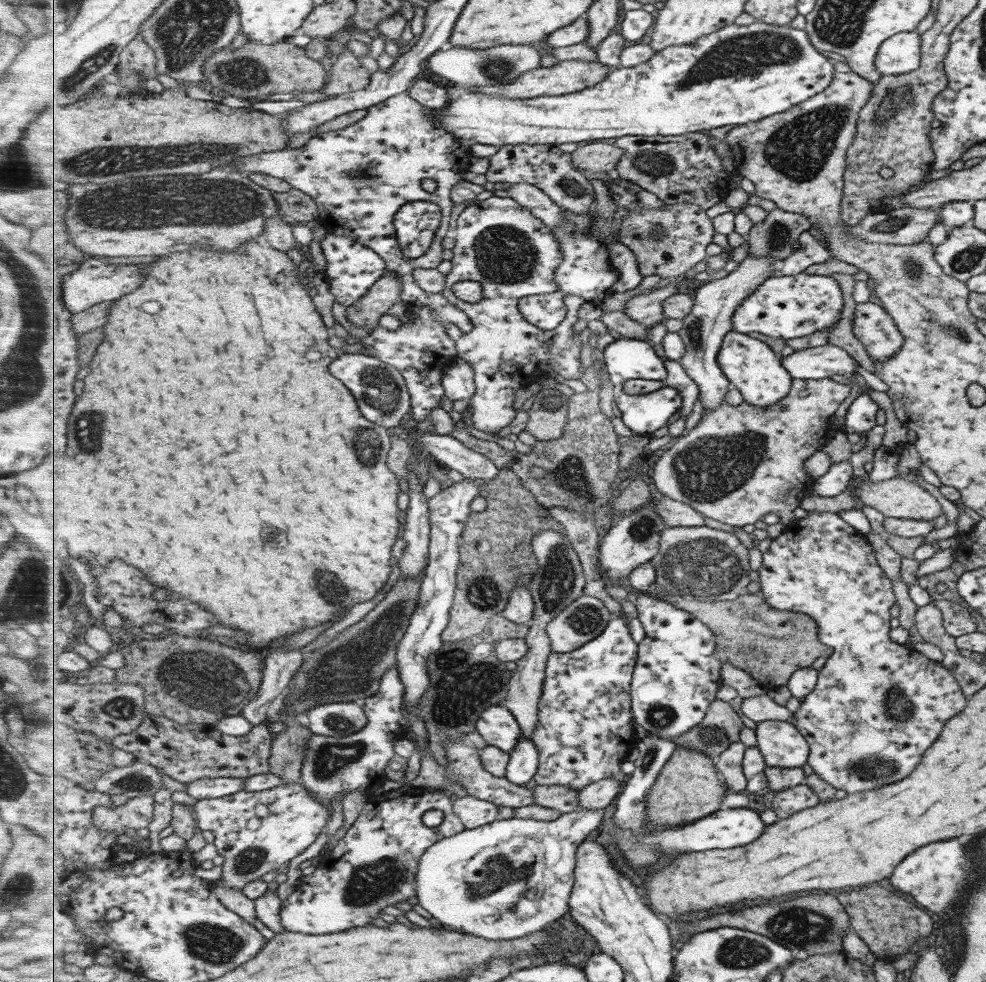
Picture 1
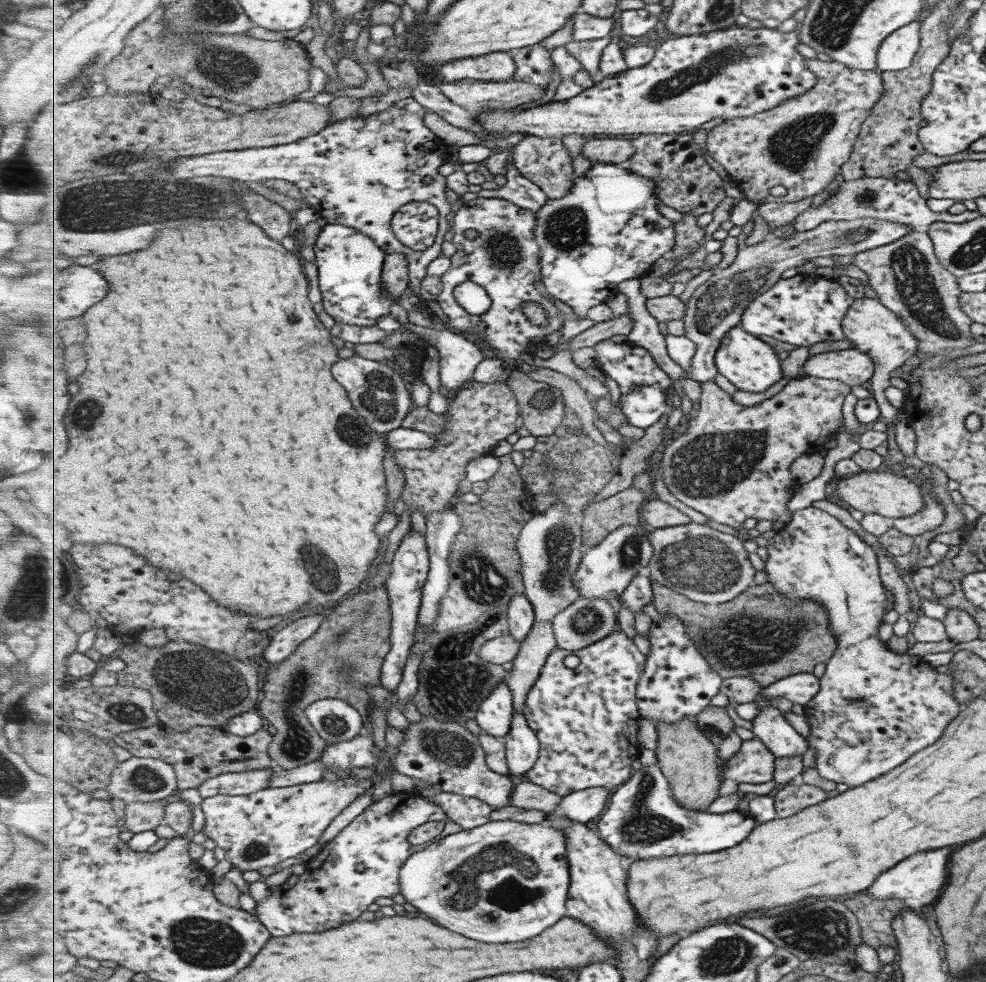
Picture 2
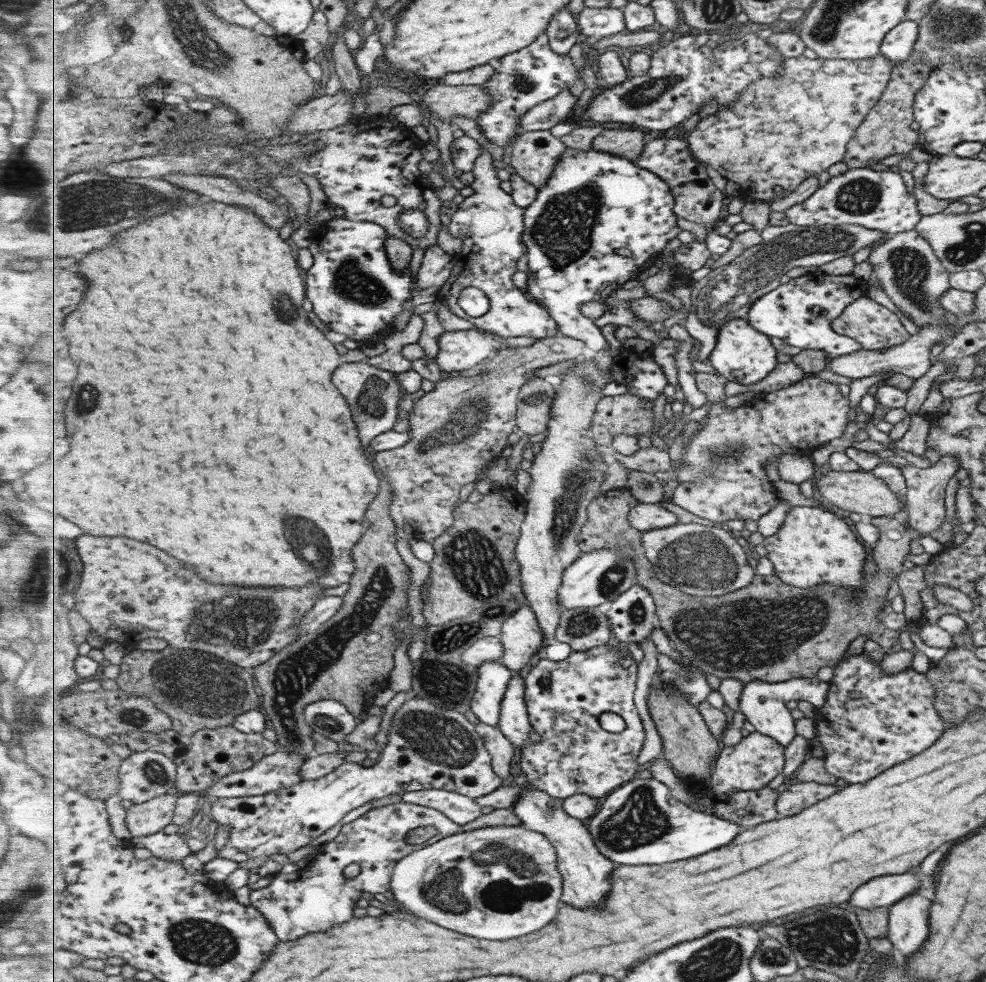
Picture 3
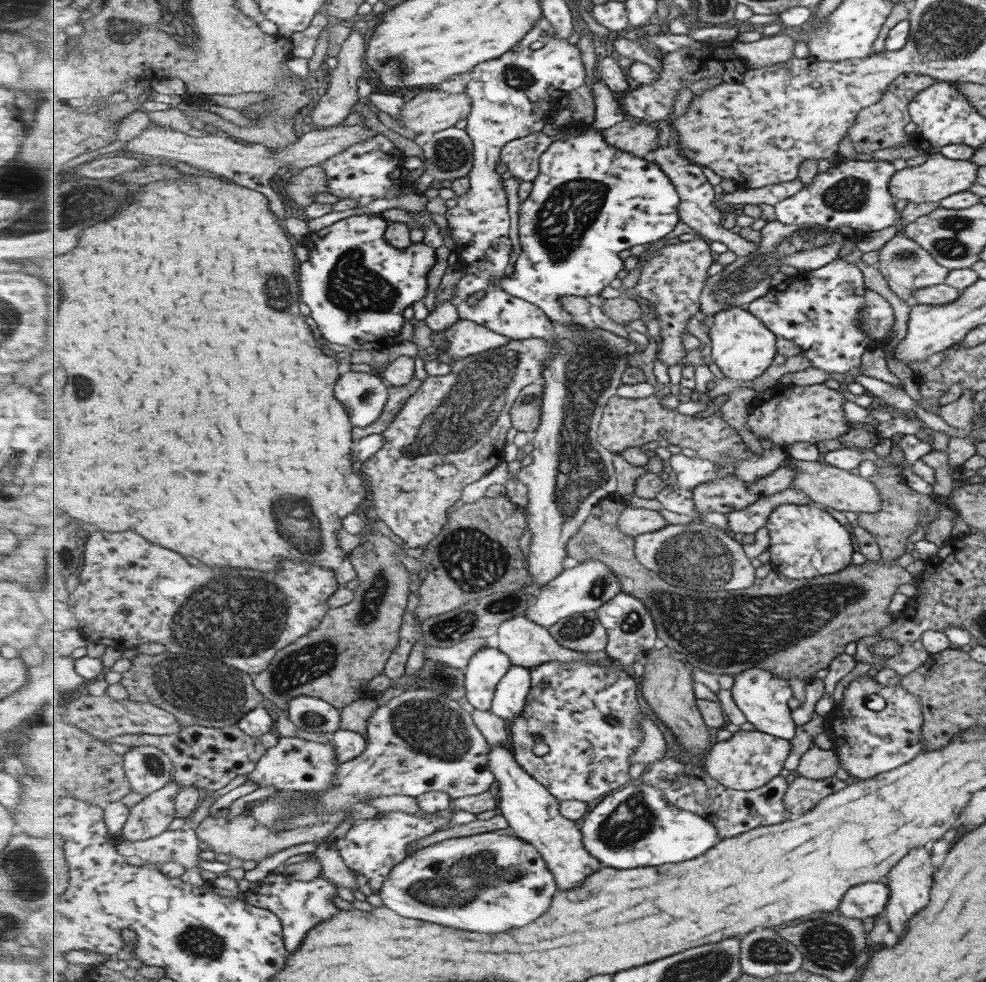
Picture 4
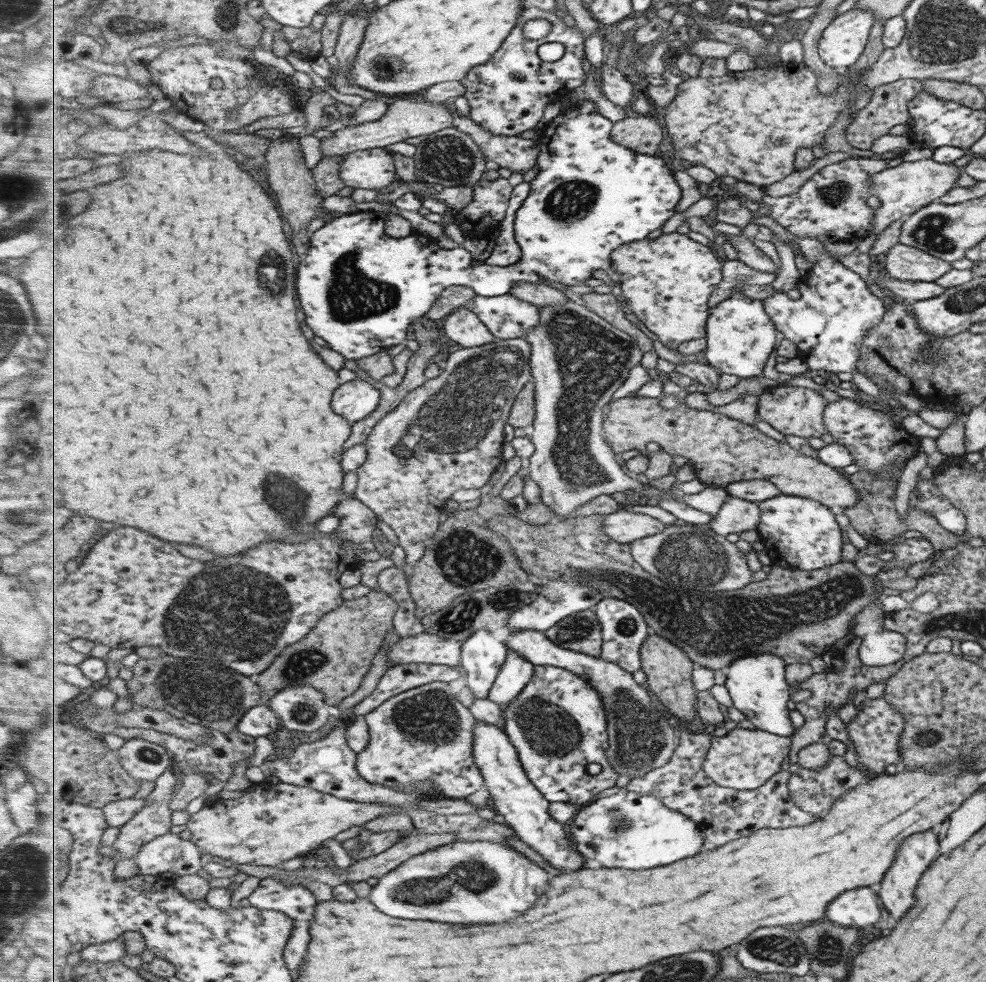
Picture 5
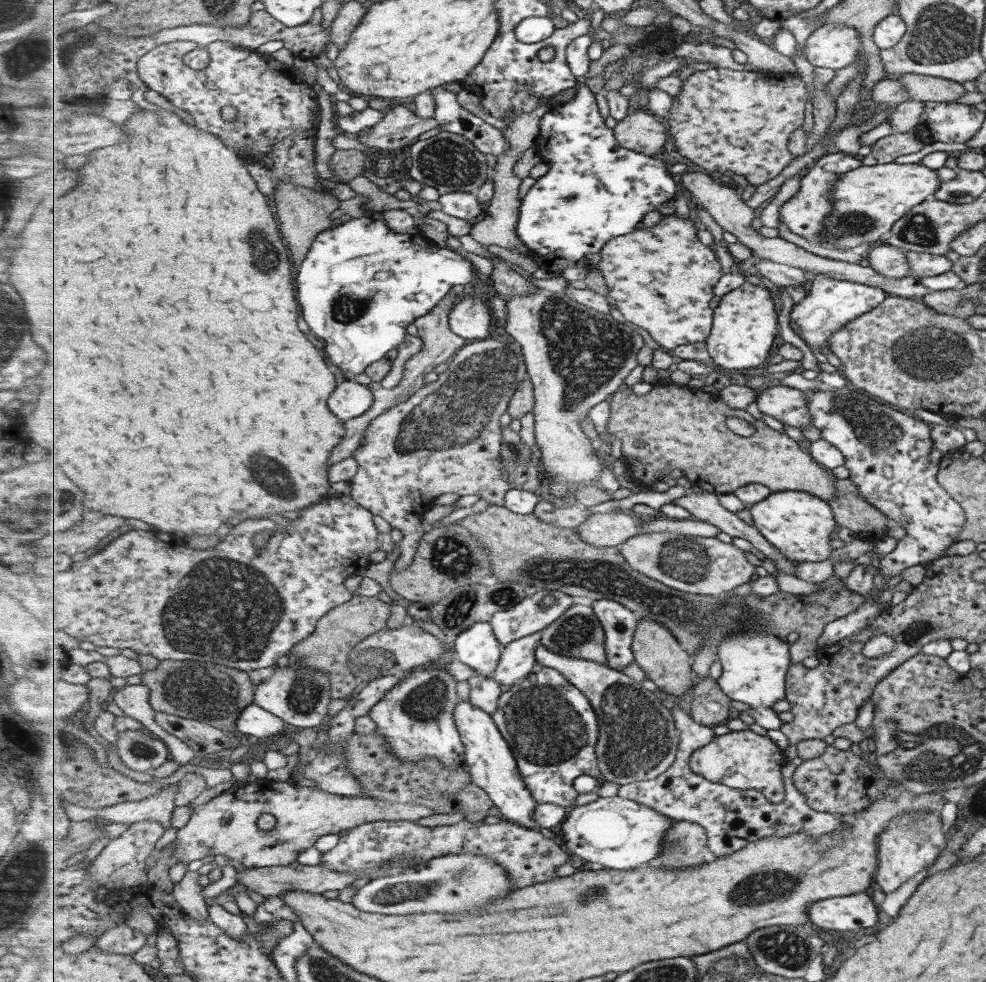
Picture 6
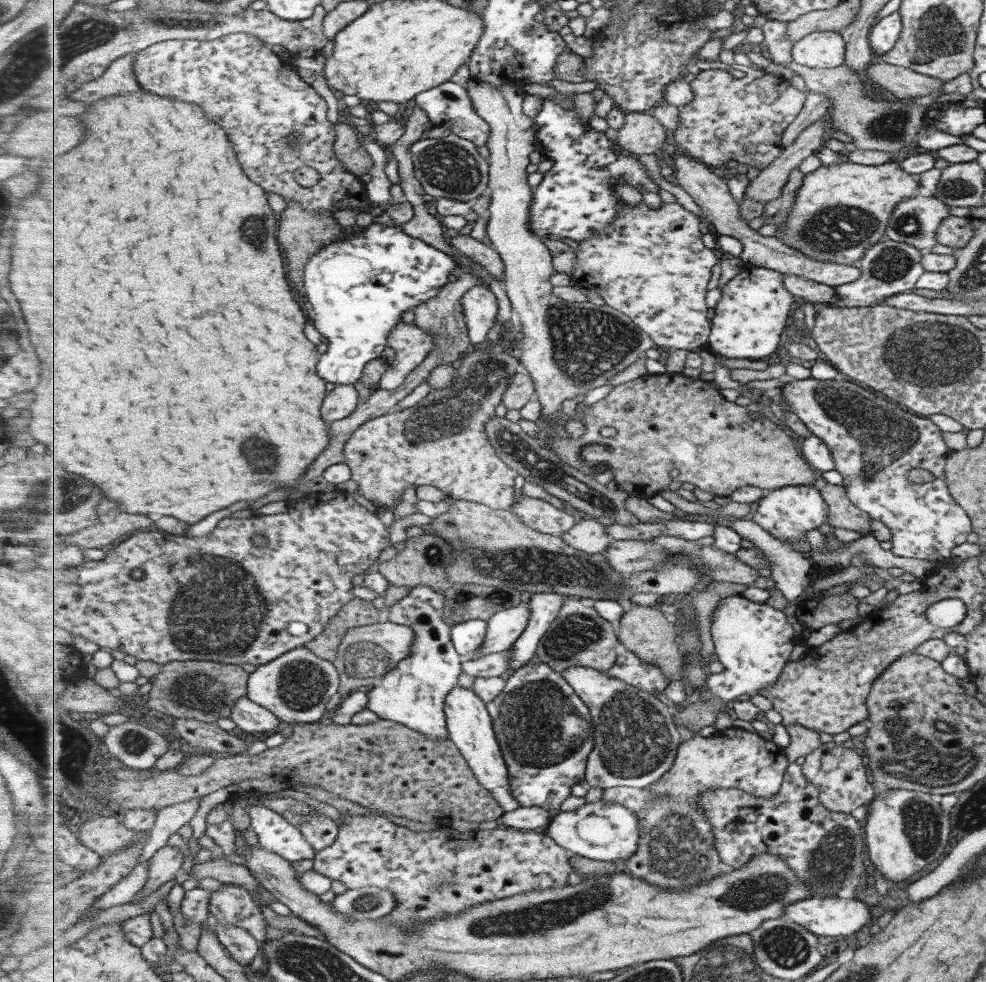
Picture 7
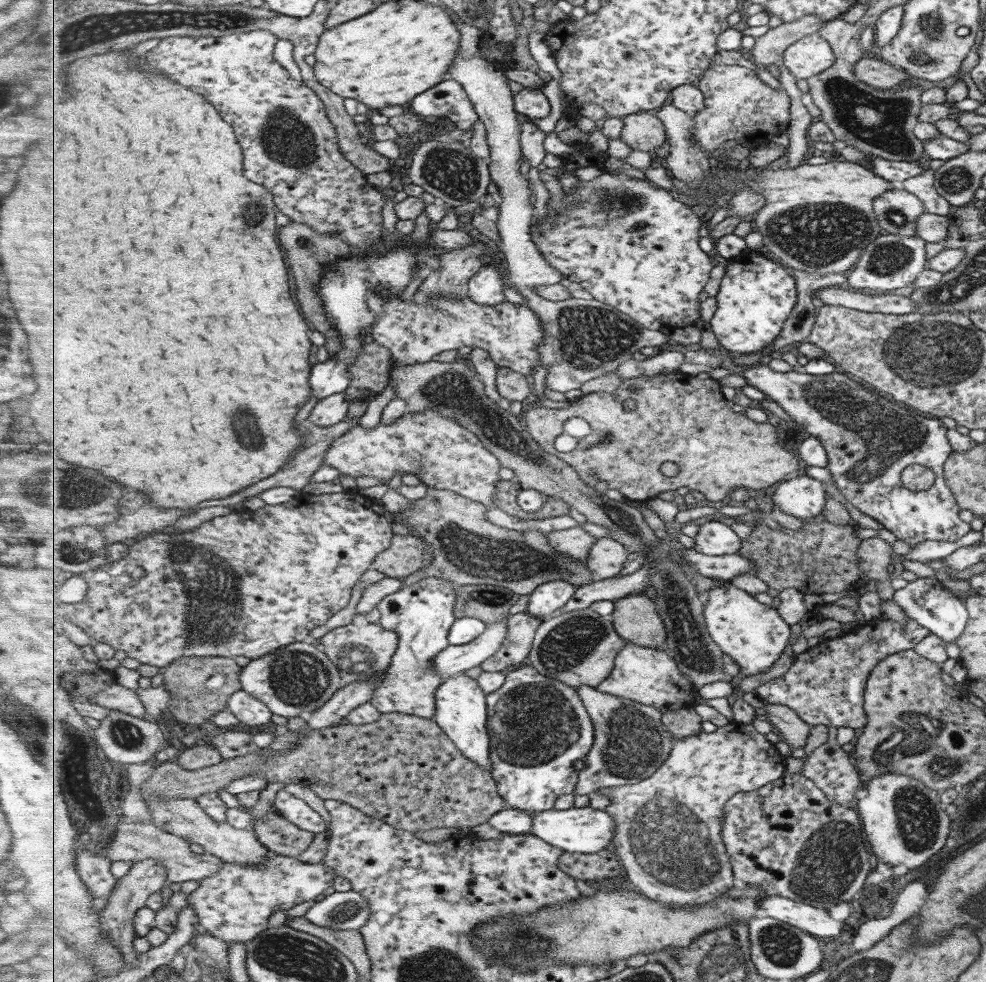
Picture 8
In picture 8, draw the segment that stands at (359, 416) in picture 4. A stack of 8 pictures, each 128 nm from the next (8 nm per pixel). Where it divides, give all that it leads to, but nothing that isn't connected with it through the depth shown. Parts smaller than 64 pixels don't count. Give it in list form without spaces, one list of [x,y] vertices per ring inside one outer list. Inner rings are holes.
[[[346,391],[319,400],[310,412],[308,427],[331,427],[345,421],[349,414],[349,403],[349,394]]]

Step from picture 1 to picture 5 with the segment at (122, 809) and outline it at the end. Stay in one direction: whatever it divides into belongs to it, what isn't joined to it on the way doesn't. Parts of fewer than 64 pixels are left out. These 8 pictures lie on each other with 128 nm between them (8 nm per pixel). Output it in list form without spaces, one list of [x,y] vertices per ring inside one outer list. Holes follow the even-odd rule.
[[[168,769],[157,778],[154,791],[146,798],[148,800],[146,807],[133,820],[120,828],[121,835],[114,842],[114,851],[110,855],[111,858],[115,861],[120,858],[133,858],[135,860],[146,844],[160,836],[171,833],[171,828],[173,828],[171,826],[171,816],[173,816],[173,809],[170,807],[171,796],[173,796],[175,785],[179,782],[178,779],[177,772],[174,769]]]

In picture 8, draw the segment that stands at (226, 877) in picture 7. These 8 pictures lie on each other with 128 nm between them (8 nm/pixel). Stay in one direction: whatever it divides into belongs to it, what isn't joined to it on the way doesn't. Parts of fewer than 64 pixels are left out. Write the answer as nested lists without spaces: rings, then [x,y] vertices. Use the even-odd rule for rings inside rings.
[[[126,820],[119,823],[114,838],[108,842],[107,856],[111,861],[134,860],[135,863],[156,858],[158,863],[166,868],[169,883],[189,882],[189,880],[199,882],[215,874],[225,864],[218,856],[206,852],[195,854],[191,850],[191,842],[182,836],[164,832],[152,824],[131,823]]]

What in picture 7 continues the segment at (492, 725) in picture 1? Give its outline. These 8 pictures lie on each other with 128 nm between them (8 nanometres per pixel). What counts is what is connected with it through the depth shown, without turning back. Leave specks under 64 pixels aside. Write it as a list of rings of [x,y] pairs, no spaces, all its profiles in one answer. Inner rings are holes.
[[[473,619],[462,622],[452,628],[452,641],[464,660],[479,656],[480,646],[485,642],[488,621]]]

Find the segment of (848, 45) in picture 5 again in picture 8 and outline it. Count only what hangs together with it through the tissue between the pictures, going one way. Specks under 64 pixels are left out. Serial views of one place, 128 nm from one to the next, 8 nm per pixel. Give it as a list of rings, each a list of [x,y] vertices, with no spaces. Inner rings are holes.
[[[817,32],[804,36],[784,52],[781,62],[796,79],[809,79],[832,66],[831,47]]]

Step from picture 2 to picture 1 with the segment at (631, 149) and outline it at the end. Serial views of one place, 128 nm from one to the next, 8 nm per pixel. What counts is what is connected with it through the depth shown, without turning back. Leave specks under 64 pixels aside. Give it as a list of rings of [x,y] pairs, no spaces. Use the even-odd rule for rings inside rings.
[[[595,141],[578,147],[572,153],[572,164],[590,172],[614,174],[623,158],[621,150],[613,141]]]

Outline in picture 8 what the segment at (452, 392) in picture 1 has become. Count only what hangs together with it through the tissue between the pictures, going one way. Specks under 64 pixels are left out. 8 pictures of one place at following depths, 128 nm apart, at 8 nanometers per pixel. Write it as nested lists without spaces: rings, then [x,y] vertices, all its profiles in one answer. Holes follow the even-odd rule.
[[[485,264],[469,282],[469,297],[481,306],[499,306],[505,302],[505,280],[501,266]]]

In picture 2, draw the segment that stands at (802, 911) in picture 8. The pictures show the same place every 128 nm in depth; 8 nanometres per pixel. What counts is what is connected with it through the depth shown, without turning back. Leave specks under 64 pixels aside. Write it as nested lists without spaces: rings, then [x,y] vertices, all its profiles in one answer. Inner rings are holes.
[[[949,846],[939,848],[939,850],[921,852],[921,854],[913,854],[905,860],[901,860],[899,864],[892,866],[887,872],[879,874],[866,894],[879,900],[893,898],[902,901],[905,898],[913,898],[913,900],[919,900],[923,905],[933,904],[933,900],[939,896],[939,892],[945,884],[947,858],[949,858]]]

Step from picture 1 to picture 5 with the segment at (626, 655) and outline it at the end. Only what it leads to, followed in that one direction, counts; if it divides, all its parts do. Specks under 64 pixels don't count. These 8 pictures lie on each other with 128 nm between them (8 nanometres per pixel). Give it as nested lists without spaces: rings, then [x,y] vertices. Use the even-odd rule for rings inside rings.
[[[537,666],[531,682],[521,694],[504,708],[503,729],[518,751],[519,759],[531,781],[552,803],[571,802],[579,806],[591,803],[603,790],[615,787],[619,773],[611,767],[607,759],[609,733],[607,732],[607,713],[599,691],[588,678],[583,678],[566,668],[558,666]],[[589,764],[601,765],[602,771],[593,776],[587,772]]]

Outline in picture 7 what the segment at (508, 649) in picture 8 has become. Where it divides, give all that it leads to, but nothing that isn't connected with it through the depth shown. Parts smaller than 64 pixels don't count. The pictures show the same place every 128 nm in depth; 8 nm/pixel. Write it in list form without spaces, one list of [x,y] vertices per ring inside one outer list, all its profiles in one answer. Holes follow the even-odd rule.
[[[512,650],[501,651],[495,654],[482,655],[471,660],[464,660],[462,670],[466,674],[479,677],[506,677],[510,670]]]

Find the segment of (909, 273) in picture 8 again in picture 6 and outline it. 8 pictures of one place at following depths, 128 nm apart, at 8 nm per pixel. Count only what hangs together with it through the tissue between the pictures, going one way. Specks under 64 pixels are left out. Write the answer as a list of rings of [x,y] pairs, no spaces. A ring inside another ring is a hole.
[[[885,242],[873,244],[867,251],[869,267],[885,279],[907,277],[907,257],[904,251]],[[815,275],[811,282],[809,294],[798,304],[792,307],[789,319],[791,328],[811,350],[829,349],[829,336],[843,328],[848,320],[857,318],[869,310],[873,310],[885,298],[883,290],[851,281],[835,280],[825,275]]]

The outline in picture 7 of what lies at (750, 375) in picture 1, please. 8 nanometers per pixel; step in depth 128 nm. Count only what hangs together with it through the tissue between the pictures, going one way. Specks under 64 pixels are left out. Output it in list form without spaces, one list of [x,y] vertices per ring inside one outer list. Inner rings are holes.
[[[745,261],[744,269],[724,286],[721,301],[714,308],[707,346],[727,359],[758,360],[773,356],[799,301],[783,284],[783,273]]]

